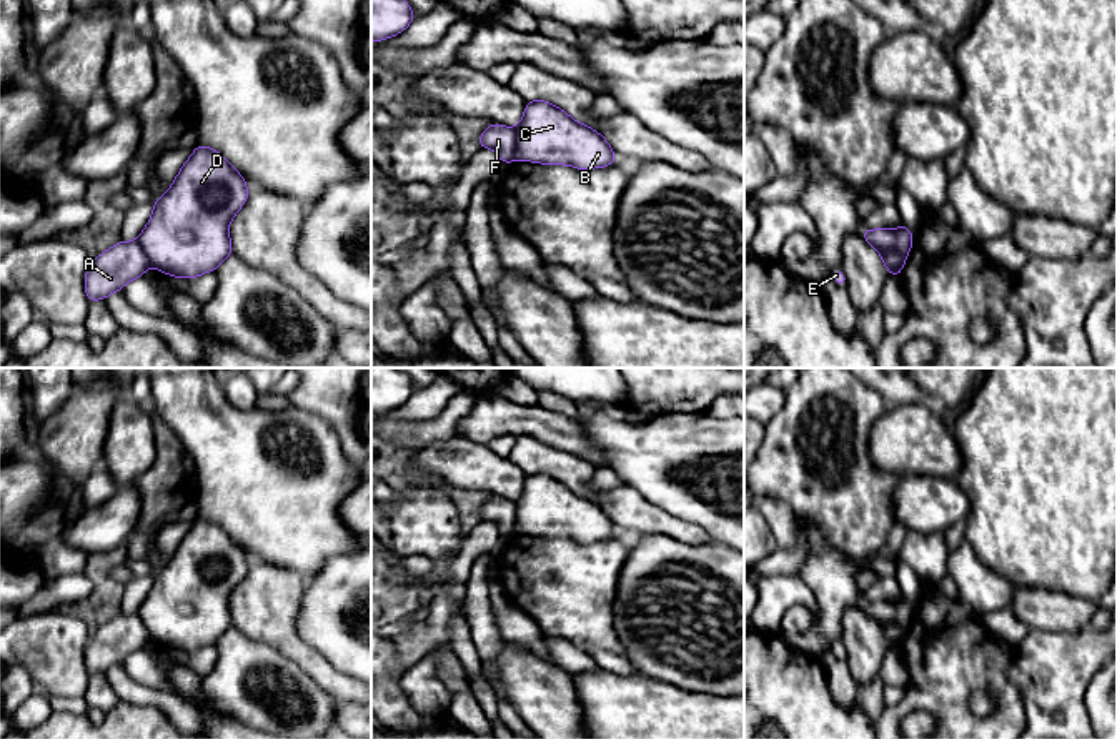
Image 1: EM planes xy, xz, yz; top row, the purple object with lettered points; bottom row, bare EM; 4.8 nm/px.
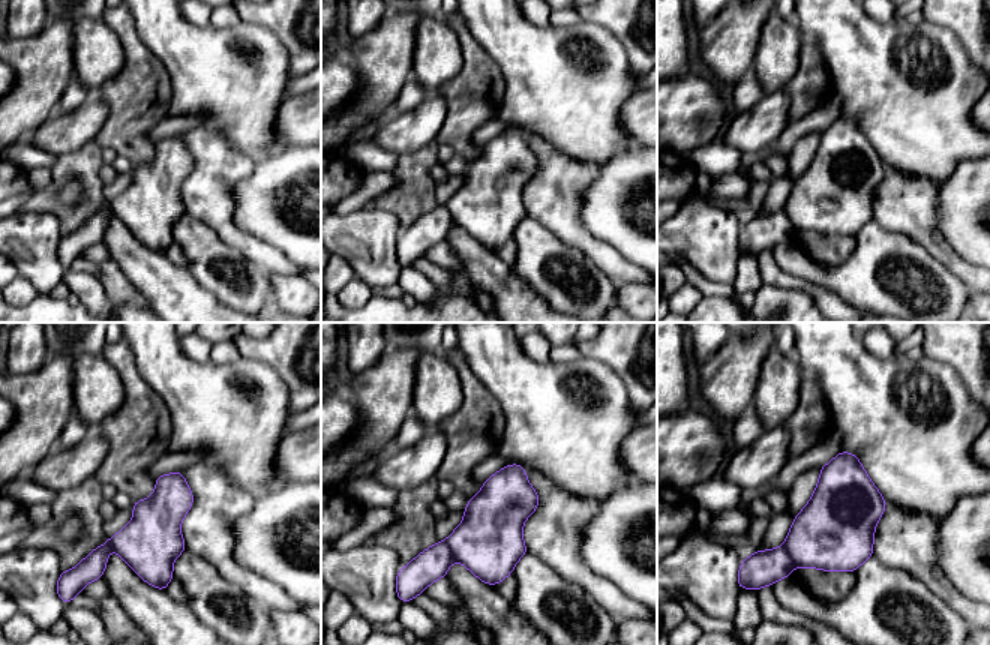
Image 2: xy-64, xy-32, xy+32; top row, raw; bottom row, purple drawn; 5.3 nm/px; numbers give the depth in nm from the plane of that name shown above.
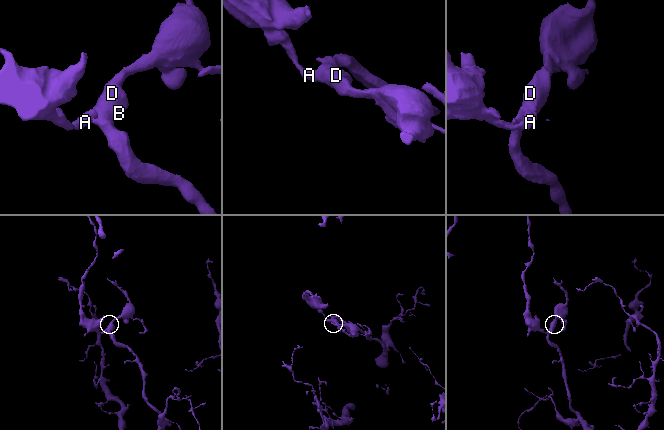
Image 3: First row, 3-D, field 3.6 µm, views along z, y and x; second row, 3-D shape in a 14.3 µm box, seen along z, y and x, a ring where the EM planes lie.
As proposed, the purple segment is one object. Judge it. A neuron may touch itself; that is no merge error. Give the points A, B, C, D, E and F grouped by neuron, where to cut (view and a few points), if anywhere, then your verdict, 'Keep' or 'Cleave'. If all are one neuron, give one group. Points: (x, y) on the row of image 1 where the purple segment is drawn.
Groups: A F / B C D E. Split along xz (513, 128), (515, 158). Cleave

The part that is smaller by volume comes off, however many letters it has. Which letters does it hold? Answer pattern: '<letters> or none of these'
A, F

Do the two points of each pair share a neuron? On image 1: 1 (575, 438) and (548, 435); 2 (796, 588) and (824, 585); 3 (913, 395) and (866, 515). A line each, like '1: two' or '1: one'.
1: one
2: two
3: two

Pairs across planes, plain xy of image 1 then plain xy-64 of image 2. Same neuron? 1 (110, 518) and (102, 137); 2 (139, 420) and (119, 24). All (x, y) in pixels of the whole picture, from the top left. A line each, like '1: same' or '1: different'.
1: different
2: different

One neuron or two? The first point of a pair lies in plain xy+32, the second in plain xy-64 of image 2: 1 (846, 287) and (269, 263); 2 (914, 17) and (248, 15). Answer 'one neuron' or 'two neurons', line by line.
1: two neurons
2: two neurons

